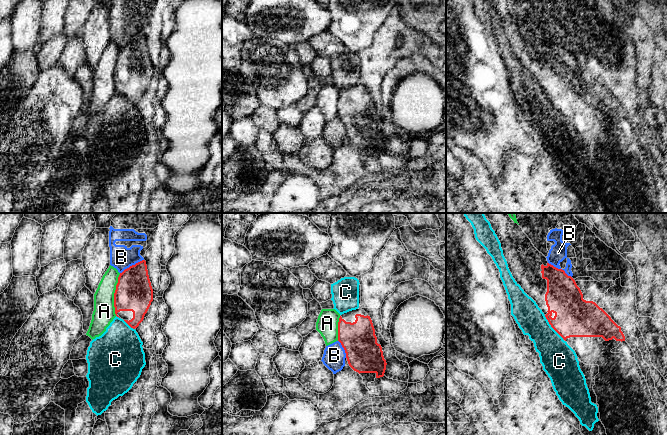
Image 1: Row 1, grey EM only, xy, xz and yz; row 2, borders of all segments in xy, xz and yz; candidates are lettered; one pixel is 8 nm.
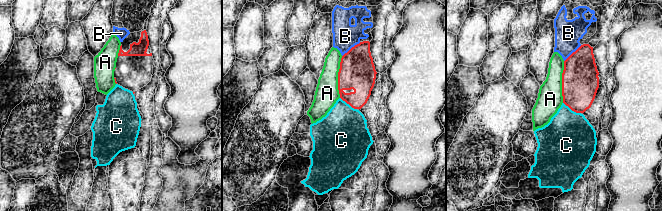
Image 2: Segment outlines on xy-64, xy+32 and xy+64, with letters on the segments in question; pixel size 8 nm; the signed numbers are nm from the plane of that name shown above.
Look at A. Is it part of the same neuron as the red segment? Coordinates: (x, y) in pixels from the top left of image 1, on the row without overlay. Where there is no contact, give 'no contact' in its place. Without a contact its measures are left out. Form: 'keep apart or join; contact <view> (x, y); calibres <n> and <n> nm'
keep apart; contact xy (114, 70); calibres 300 and 180 nm

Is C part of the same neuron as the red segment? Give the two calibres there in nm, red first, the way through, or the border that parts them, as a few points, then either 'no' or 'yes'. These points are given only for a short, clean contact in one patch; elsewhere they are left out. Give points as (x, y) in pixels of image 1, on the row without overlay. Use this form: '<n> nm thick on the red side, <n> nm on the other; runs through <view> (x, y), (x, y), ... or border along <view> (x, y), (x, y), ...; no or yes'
320 nm thick on the red side, 280 nm on the other; border along yz (544, 91), (548, 99), (563, 114); no

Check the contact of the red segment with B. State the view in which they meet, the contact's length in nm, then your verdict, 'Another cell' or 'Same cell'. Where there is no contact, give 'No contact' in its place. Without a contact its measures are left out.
Touches red in yz. Shared border 220 nm. Another cell

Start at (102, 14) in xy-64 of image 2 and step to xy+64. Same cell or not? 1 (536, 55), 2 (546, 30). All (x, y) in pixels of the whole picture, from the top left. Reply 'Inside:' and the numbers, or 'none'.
Inside: 1, 2

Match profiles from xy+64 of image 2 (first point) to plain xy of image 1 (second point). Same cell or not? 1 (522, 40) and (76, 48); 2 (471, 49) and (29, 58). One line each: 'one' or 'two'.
1: two
2: two

